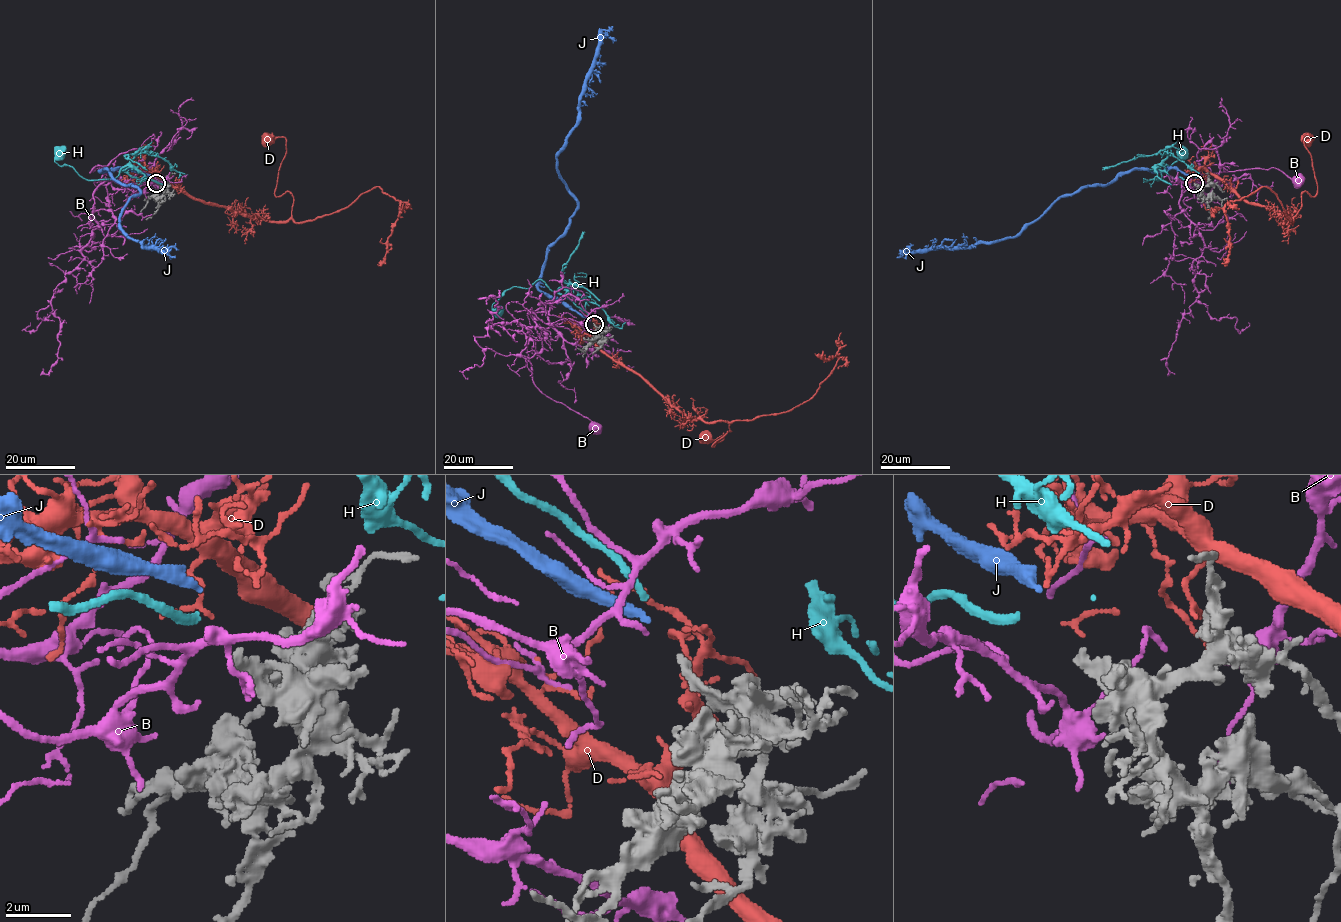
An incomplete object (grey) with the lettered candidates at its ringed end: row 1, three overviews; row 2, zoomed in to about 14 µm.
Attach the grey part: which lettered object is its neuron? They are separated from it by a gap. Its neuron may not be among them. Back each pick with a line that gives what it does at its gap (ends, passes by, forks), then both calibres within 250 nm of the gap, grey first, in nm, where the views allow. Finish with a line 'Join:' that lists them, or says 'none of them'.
J: It ends there. Thickness 300 nm (grey) against 280 nm
Join: J

